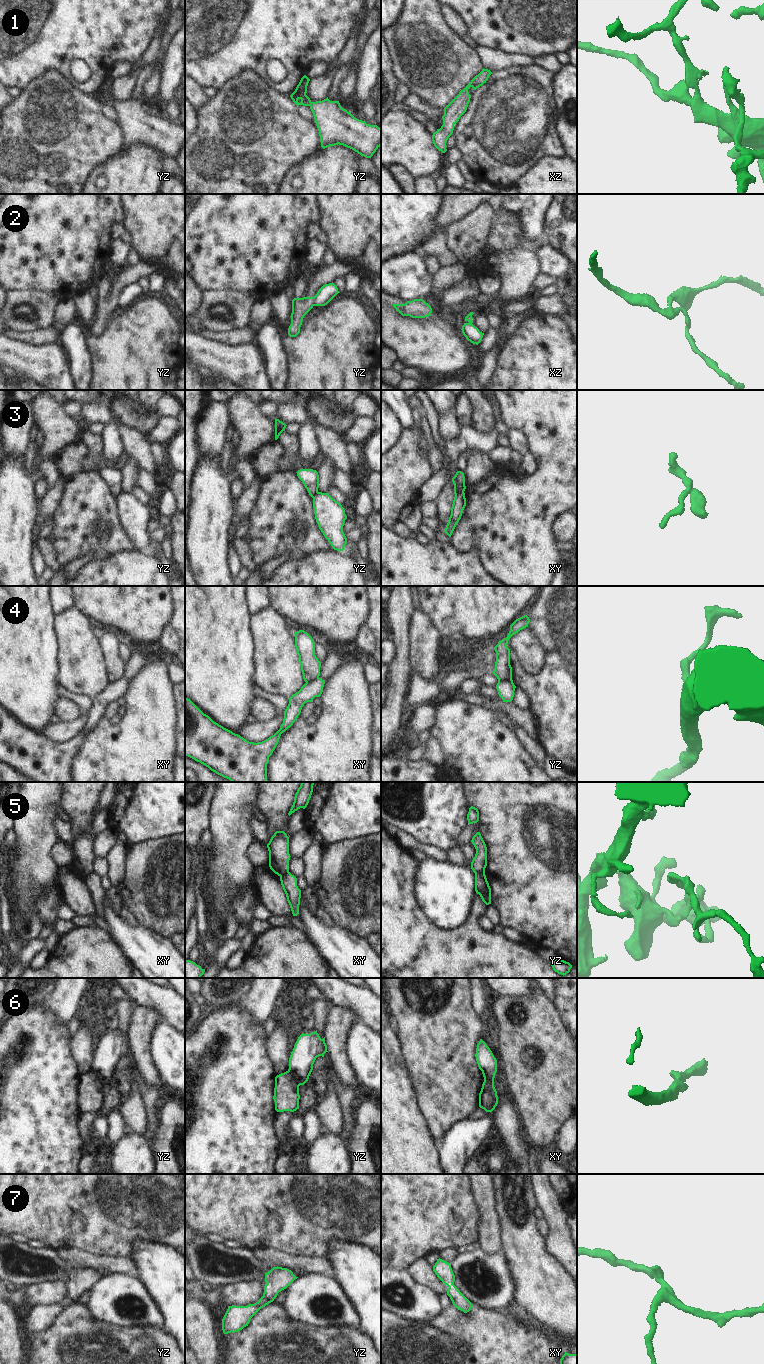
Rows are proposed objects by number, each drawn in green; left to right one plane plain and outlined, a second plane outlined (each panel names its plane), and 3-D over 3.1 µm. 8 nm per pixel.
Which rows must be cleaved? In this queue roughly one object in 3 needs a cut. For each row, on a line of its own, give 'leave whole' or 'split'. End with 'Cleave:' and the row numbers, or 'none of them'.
1: leave whole
2: split
3: split
4: split
5: split
6: split
7: leave whole
Cleave: 2, 3, 4, 5, 6

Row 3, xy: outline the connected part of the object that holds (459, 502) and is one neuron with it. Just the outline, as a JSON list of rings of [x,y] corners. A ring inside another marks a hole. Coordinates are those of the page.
[[[464,492],[457,493],[453,500],[453,504],[451,508],[451,515],[449,517],[446,528],[444,530],[444,532],[449,537],[451,537],[457,523],[461,519],[465,506],[466,506],[465,493]]]

